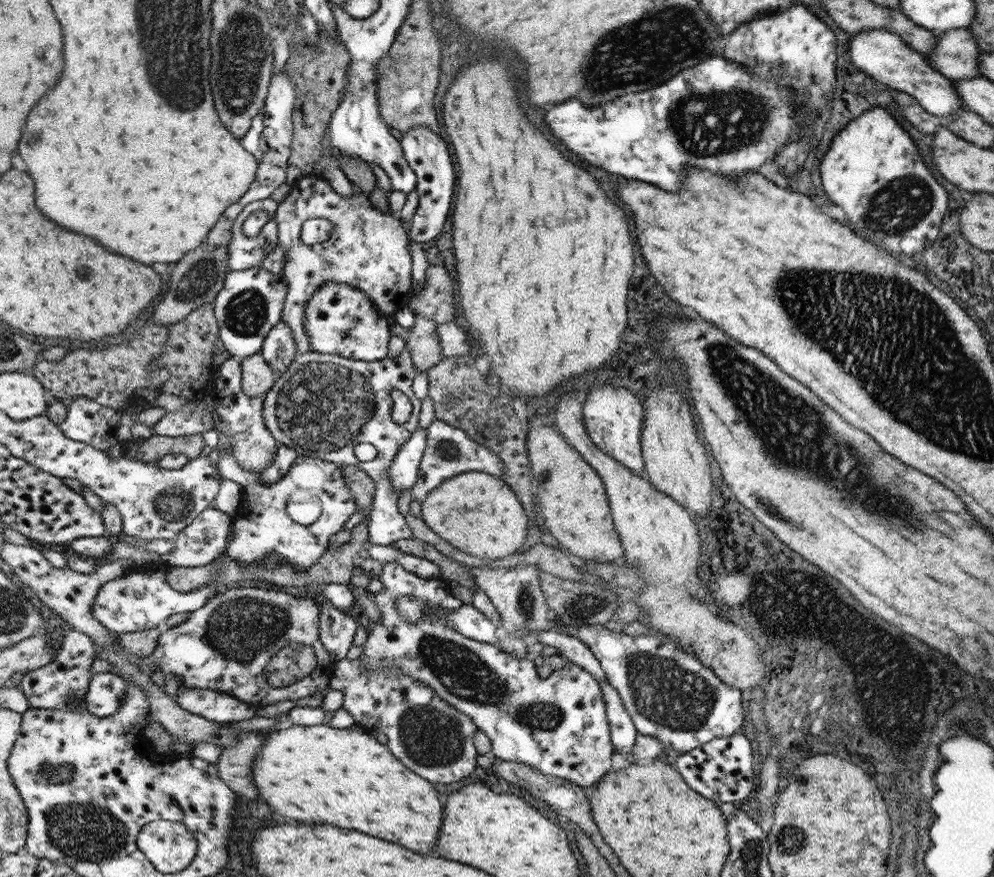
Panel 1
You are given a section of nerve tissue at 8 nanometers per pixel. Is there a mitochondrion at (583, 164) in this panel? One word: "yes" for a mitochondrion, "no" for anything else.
no

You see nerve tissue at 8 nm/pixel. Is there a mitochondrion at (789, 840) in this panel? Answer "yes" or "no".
yes

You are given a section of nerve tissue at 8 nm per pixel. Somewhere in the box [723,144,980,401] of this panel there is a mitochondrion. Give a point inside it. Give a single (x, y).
(901, 204)

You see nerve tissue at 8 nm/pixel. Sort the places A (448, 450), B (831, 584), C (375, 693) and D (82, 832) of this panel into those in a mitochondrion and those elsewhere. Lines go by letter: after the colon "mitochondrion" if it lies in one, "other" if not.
A: mitochondrion
B: other
C: other
D: mitochondrion

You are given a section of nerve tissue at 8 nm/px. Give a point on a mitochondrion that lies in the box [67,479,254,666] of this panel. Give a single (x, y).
(174, 503)

